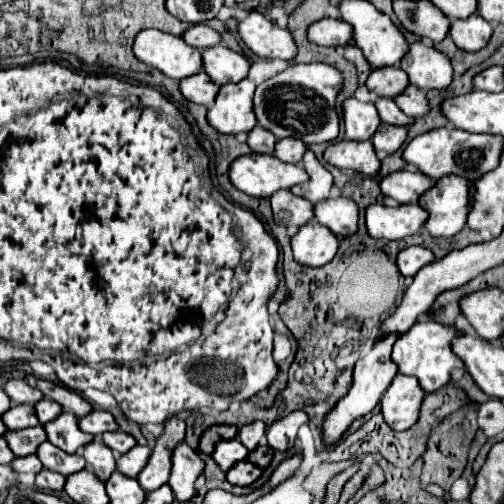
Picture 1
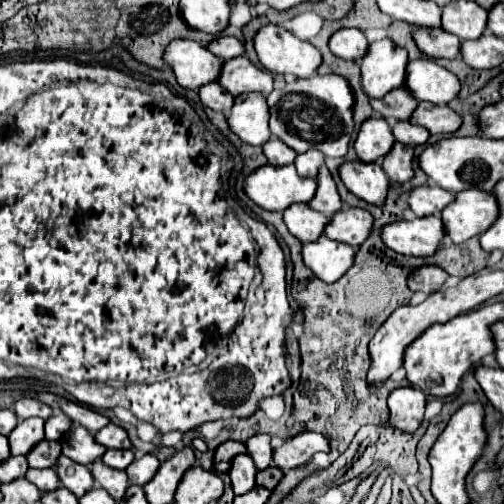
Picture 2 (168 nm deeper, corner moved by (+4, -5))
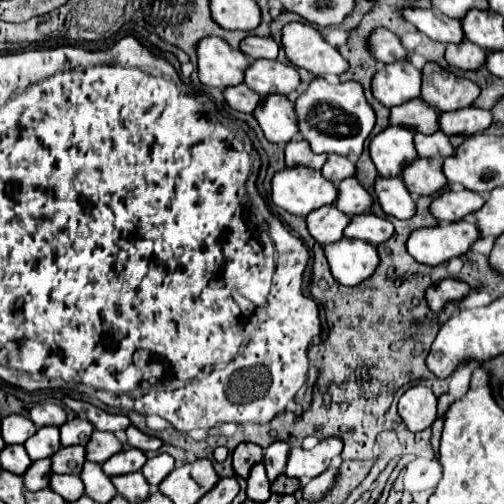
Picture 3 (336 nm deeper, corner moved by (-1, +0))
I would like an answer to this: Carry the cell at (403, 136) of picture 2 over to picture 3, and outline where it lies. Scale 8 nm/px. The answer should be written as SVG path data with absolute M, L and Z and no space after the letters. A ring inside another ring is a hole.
M439 130L433 136L423 136L419 132L415 132L415 148L419 152L419 156L423 158L435 158L435 156L455 156L455 148L451 146L449 138Z

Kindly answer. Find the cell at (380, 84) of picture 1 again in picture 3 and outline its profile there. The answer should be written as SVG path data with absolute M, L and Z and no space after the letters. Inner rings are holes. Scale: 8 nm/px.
M421 98L409 100L401 106L391 108L391 126L403 126L413 132L431 134L439 130L437 110L427 106Z

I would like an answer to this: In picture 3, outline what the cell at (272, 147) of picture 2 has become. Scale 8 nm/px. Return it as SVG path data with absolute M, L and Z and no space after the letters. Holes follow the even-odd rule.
M293 138L285 146L285 162L287 162L287 166L307 166L313 170L321 170L323 164L327 162L327 156L311 152L307 140Z

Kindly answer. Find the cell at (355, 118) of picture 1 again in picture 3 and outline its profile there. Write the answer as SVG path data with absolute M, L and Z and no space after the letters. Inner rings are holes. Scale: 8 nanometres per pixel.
M387 128L371 140L371 158L379 170L379 176L403 176L403 168L417 160L413 134L407 128Z

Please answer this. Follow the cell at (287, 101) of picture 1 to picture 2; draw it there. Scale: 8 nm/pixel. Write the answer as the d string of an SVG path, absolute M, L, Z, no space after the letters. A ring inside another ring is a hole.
M312 75L306 79L296 79L286 83L282 89L272 89L266 95L266 103L270 109L270 133L290 145L296 153L304 153L306 149L318 149L326 157L344 157L352 131L352 103L354 95L348 81L342 75Z

